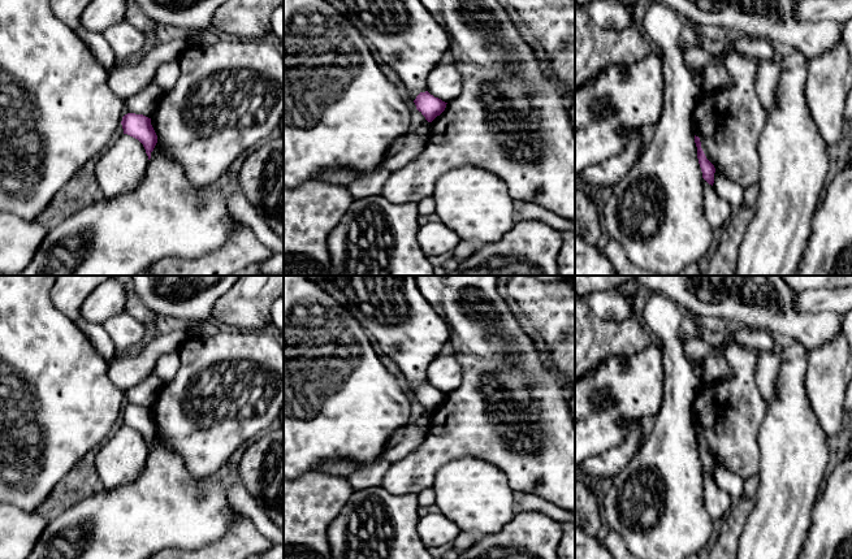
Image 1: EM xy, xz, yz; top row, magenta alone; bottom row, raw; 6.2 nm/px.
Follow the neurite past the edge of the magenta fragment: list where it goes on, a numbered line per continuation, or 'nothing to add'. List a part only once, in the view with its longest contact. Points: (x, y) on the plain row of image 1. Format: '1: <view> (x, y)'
1: xz (416, 408)

